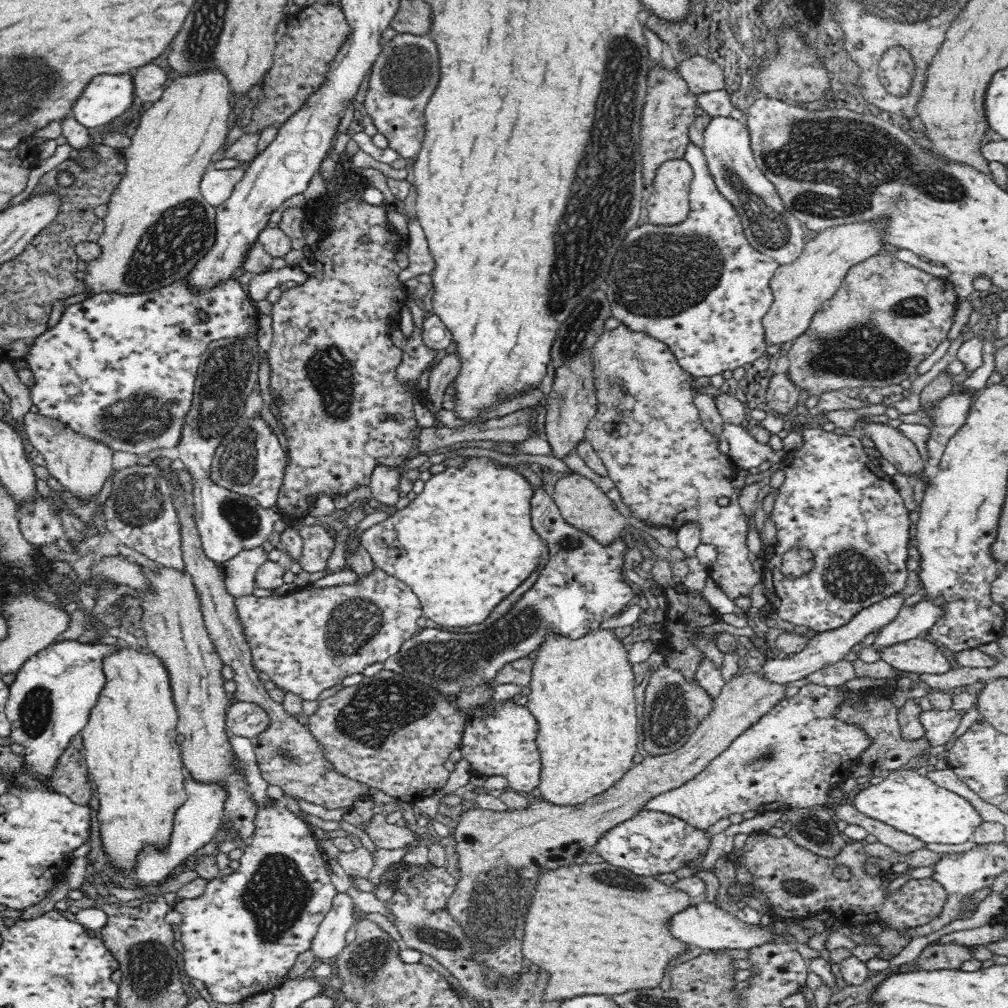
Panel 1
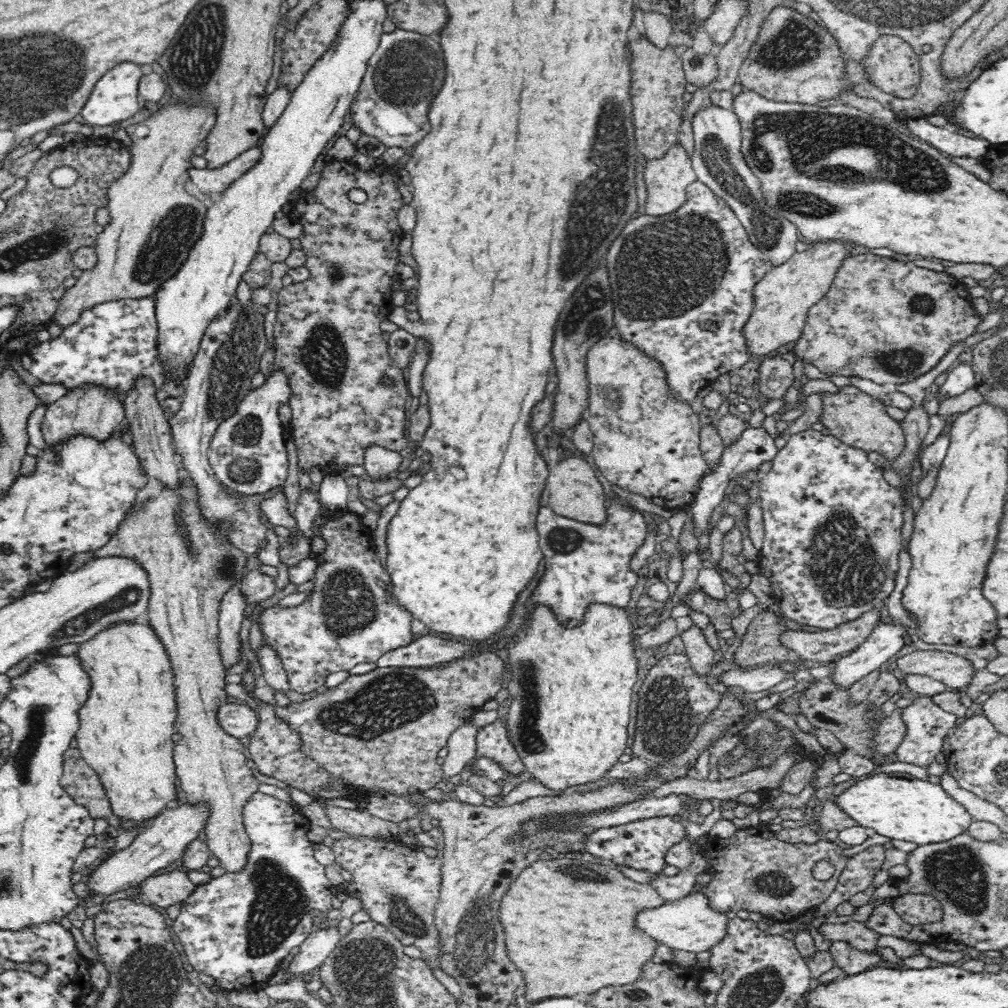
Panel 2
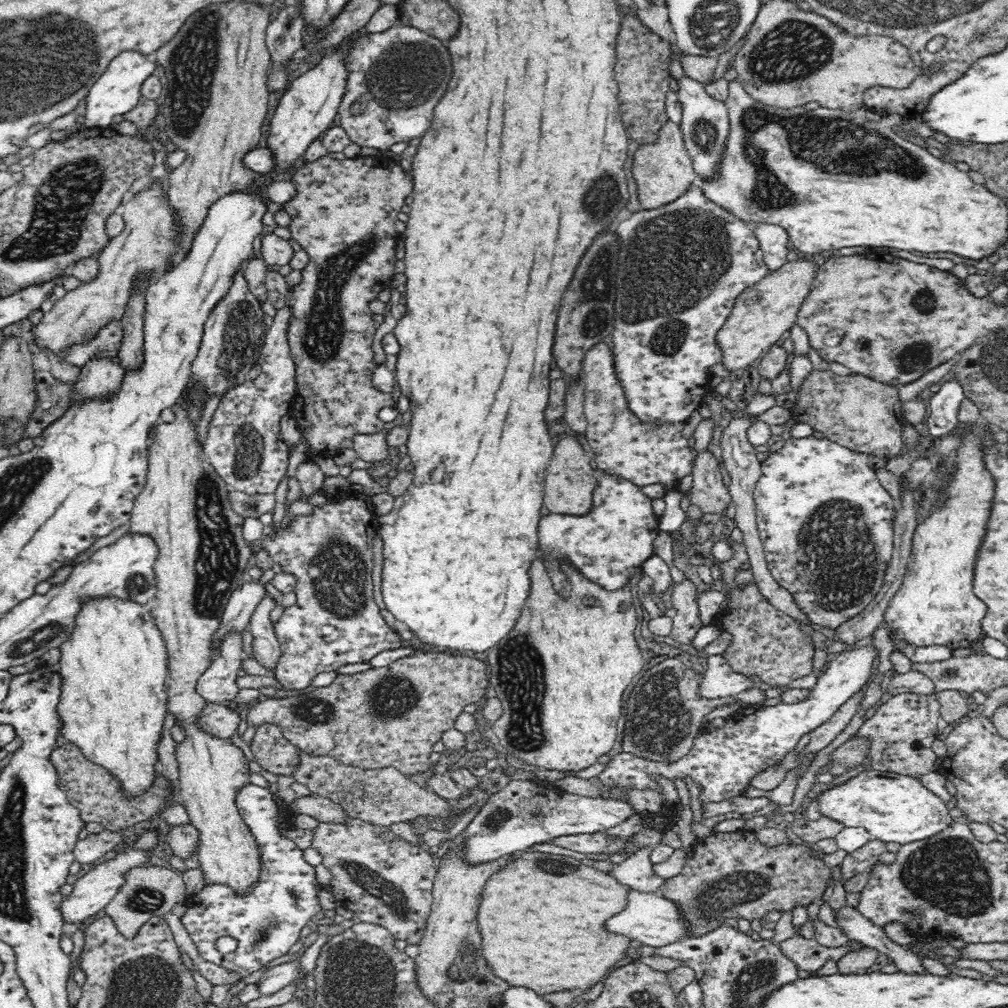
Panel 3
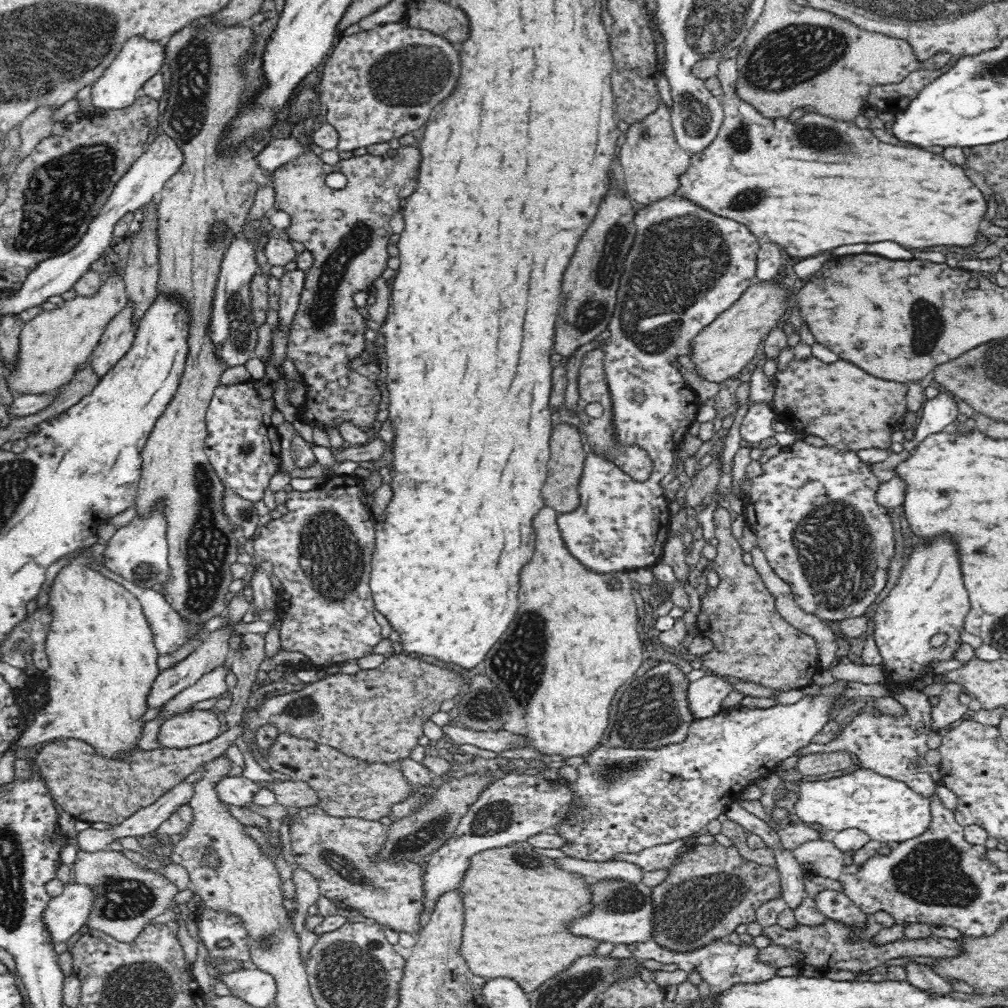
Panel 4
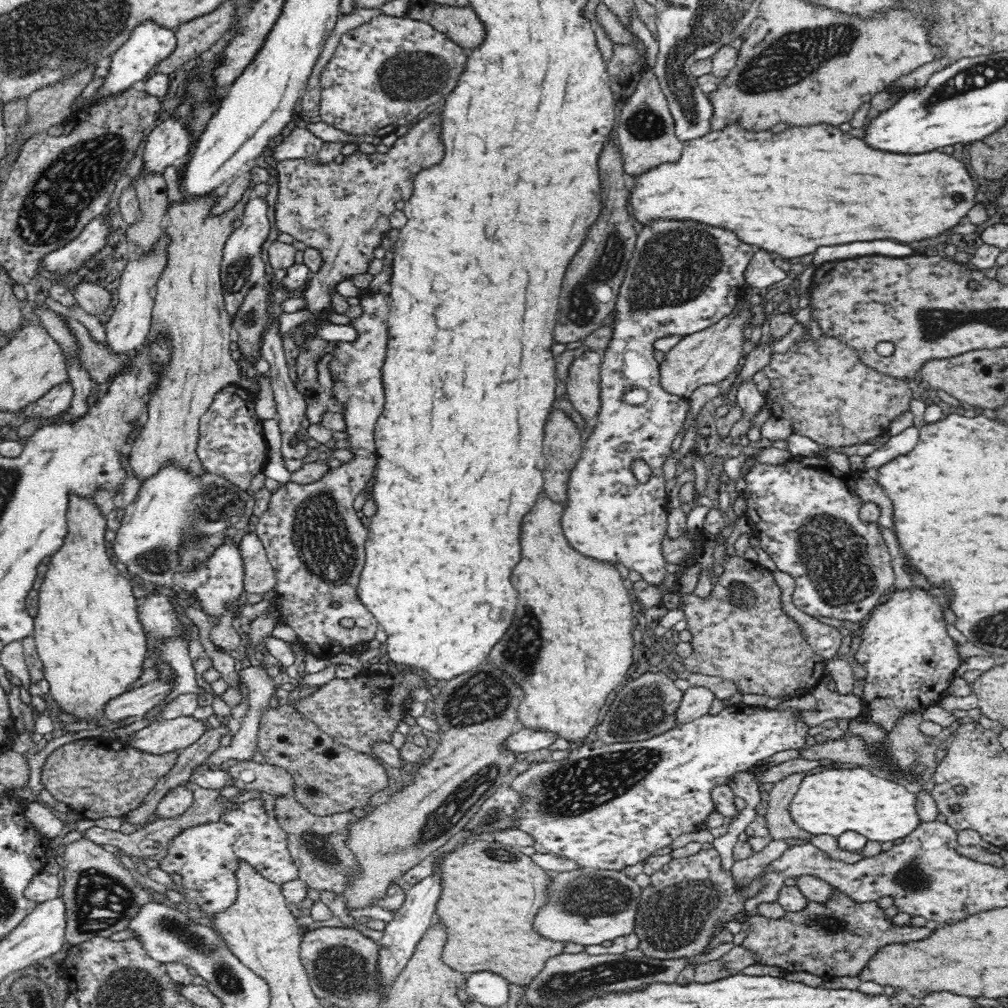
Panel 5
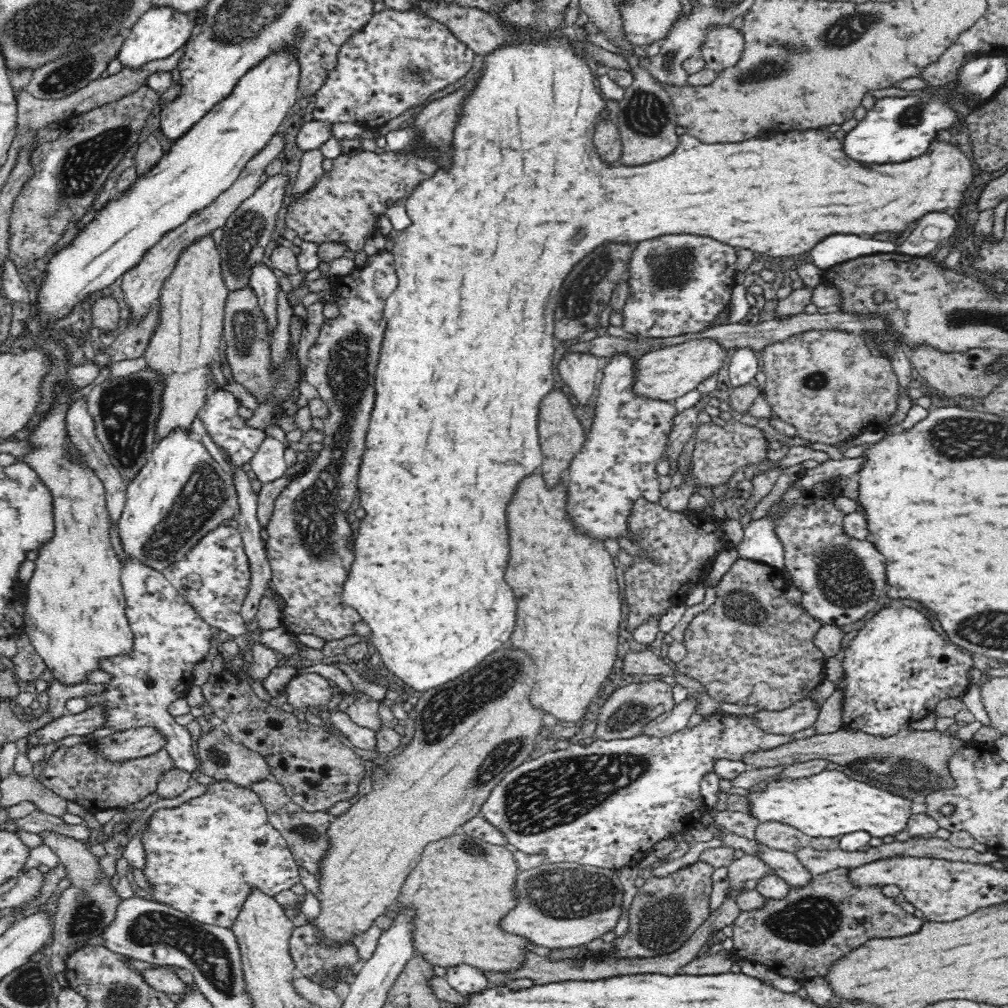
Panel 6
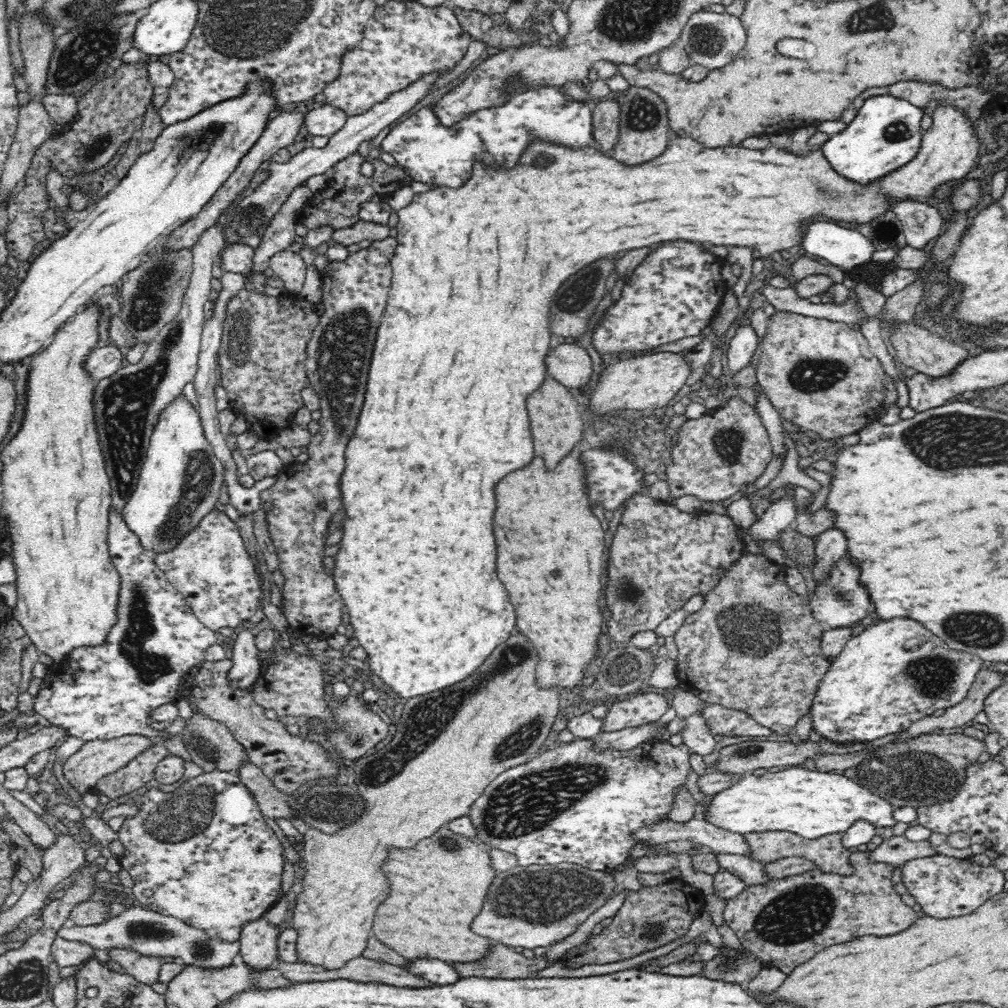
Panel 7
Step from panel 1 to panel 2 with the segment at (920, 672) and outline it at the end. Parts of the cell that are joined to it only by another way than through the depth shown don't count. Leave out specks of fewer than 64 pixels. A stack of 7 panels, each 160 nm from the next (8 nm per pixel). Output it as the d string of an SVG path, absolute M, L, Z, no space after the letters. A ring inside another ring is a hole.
M919 650L896 660L902 673L928 676L942 682L952 691L964 691L976 676L977 669L969 659L938 650Z

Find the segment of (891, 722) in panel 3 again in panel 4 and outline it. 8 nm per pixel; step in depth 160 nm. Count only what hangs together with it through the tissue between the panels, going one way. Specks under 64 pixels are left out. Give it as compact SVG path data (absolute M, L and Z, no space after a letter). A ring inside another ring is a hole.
M904 690L896 694L893 698L899 704L904 705L908 714L901 717L892 717L890 715L877 715L872 711L866 710L862 714L855 716L843 726L841 734L828 742L828 744L808 744L794 752L797 758L807 754L827 753L847 751L850 754L858 756L861 766L882 776L904 781L916 792L920 793L923 798L934 802L934 788L936 783L932 781L928 772L917 771L916 765L923 762L923 757L928 752L926 740L930 732L933 731L930 714L933 707L928 703L928 696L923 694L922 690Z

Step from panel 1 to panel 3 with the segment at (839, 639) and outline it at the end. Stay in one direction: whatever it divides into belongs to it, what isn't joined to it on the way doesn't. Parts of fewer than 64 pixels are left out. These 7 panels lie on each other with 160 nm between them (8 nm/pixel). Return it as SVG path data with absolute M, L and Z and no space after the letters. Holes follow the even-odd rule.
M707 655L706 672L699 680L699 696L705 700L735 699L743 690L752 688L752 684L751 678L733 672L722 655Z

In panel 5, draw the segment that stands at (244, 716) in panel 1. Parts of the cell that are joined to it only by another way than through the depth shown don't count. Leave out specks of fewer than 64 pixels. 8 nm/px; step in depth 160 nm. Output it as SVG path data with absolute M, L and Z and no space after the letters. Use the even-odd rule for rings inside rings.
M180 716L172 720L158 719L148 723L148 726L130 735L130 740L123 741L122 743L127 747L138 749L144 753L159 755L165 752L186 749L202 737L205 729L205 724L201 720L196 720L193 717Z

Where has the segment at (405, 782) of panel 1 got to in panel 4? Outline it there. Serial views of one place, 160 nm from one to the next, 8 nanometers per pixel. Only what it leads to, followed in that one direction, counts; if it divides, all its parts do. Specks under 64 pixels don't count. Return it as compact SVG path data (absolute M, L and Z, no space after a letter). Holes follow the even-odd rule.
M398 651L394 655L387 655L380 667L360 669L354 675L340 673L327 676L306 685L299 692L270 698L257 711L248 713L246 727L255 732L260 726L272 724L284 733L331 746L364 762L386 763L410 756L410 749L416 746L418 737L423 735L422 726L427 724L426 720L434 712L440 711L440 704L444 700L454 700L461 692L463 685L464 680L458 672L438 668L430 660ZM236 726L202 745L186 749L129 751L118 758L102 756L92 745L82 740L54 740L42 748L35 762L50 796L64 811L91 824L108 822L117 825L138 810L156 802L162 794L180 784L194 770L225 754L228 746L235 744L240 735L242 728Z

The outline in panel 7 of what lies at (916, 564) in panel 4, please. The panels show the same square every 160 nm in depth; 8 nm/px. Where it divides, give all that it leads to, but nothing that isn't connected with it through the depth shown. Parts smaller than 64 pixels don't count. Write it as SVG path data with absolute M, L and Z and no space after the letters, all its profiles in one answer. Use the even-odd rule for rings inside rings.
M881 620L848 640L834 658L808 712L812 731L841 746L900 733L936 710L963 702L983 665L980 657L950 648L914 620Z

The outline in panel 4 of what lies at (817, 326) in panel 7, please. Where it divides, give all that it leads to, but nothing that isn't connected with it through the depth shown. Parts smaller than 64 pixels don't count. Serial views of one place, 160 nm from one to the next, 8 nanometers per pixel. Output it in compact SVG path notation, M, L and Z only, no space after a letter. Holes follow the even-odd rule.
M812 354L806 358L793 358L784 369L774 372L772 379L775 392L771 405L776 417L795 432L804 433L806 436L810 434L820 436L828 445L838 450L887 449L891 444L892 434L899 430L907 411L907 384L872 376L863 368L843 358L838 358L832 363L826 363Z

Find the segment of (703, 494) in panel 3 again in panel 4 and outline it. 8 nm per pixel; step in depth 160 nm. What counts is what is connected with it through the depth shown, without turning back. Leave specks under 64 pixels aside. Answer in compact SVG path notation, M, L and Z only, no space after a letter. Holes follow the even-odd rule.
M718 506L712 521L714 537L718 538L713 569L718 572L720 582L715 588L701 590L695 626L700 636L712 641L713 647L692 659L696 668L704 667L709 674L731 676L776 692L810 686L814 676L822 670L817 642L794 628L777 612L775 598L756 567L742 561L743 549L730 531L732 521L728 511Z

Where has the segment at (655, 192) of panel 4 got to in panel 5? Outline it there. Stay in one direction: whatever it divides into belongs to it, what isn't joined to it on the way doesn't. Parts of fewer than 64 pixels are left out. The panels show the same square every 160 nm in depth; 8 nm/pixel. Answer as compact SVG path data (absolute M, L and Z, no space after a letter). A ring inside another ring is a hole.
M646 47L640 52L640 75L634 92L620 105L616 138L624 160L624 170L630 176L638 176L662 162L678 162L682 154L682 141L675 133L675 120L669 102L662 92L659 80L653 73L652 63L647 60Z

